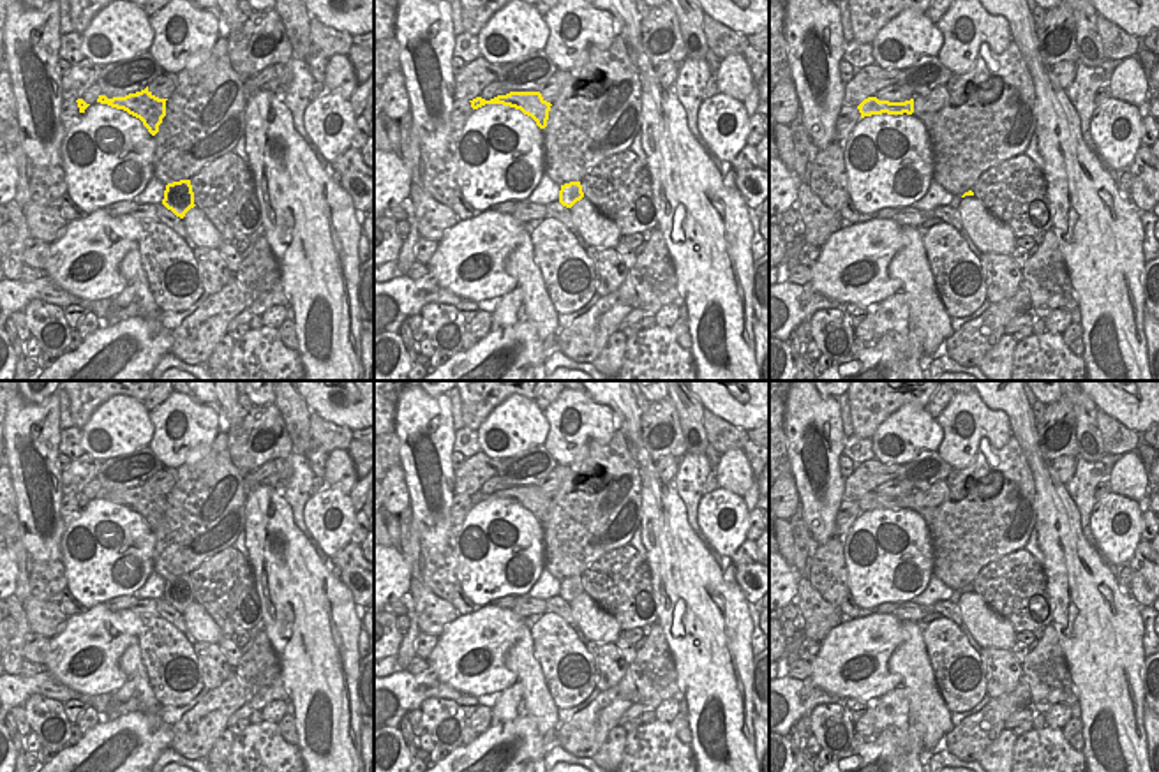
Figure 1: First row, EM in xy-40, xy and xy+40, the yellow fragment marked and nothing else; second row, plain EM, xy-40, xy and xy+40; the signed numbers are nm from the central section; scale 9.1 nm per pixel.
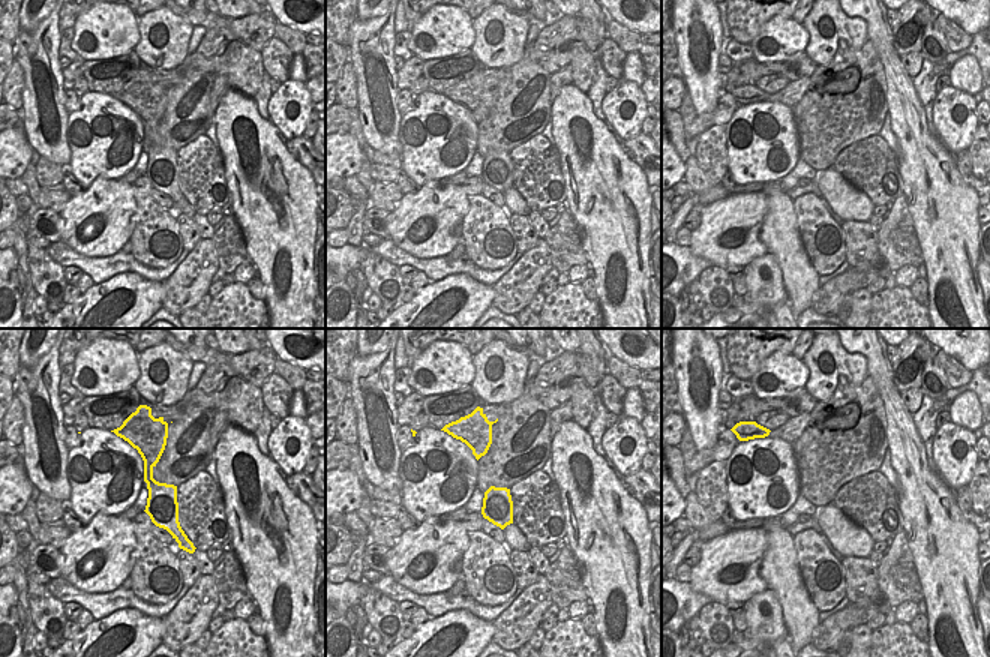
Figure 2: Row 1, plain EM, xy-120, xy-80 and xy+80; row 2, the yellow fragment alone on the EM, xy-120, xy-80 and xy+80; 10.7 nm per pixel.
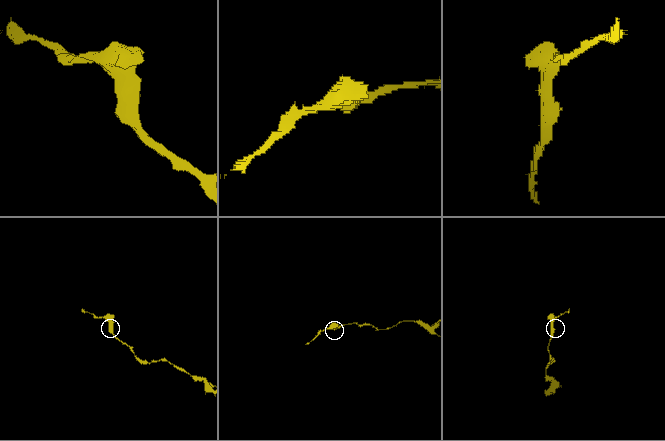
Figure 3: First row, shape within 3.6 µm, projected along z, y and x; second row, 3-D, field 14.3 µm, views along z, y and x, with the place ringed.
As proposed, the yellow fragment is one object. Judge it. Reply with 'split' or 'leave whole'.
leave whole

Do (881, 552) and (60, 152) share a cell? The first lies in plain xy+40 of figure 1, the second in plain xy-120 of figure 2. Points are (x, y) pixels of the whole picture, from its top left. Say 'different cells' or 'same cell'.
different cells

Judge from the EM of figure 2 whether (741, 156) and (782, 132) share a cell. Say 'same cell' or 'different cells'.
same cell

